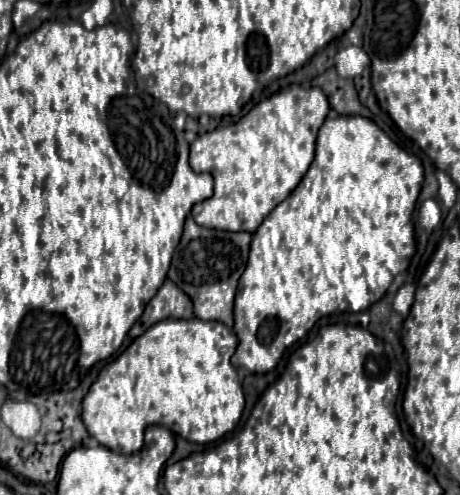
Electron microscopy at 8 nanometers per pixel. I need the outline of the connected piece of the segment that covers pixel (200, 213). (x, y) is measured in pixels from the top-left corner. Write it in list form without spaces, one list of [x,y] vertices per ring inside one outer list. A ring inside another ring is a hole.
[[[290,86],[258,102],[238,122],[198,136],[190,146],[190,166],[194,172],[216,172],[216,192],[192,208],[192,218],[206,228],[254,234],[266,214],[304,178],[314,160],[316,132],[328,112],[330,104],[320,88]]]

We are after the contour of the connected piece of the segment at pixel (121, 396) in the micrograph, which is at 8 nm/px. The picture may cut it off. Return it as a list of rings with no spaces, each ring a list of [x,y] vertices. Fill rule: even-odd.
[[[190,318],[190,320],[164,320],[154,324],[140,338],[136,338],[118,360],[110,362],[100,372],[98,380],[86,394],[82,402],[82,420],[90,436],[94,436],[102,446],[118,454],[136,454],[144,446],[146,428],[154,424],[166,426],[174,434],[194,444],[210,444],[220,440],[224,434],[230,434],[238,426],[240,416],[244,412],[244,392],[238,374],[230,362],[236,348],[238,348],[236,334],[220,322],[204,322],[200,318]]]

